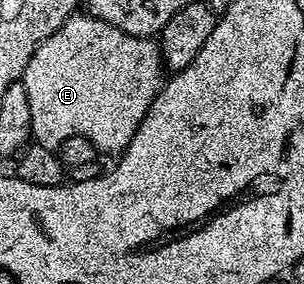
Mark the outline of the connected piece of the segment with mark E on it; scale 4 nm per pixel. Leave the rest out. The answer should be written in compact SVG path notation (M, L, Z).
M71 16L56 33L40 43L33 59L29 59L29 67L25 67L22 82L25 95L29 95L31 135L38 144L55 151L62 141L76 133L93 142L100 154L119 155L133 139L141 119L145 119L153 99L163 87L163 55L152 38L129 35L98 16L79 16Z

